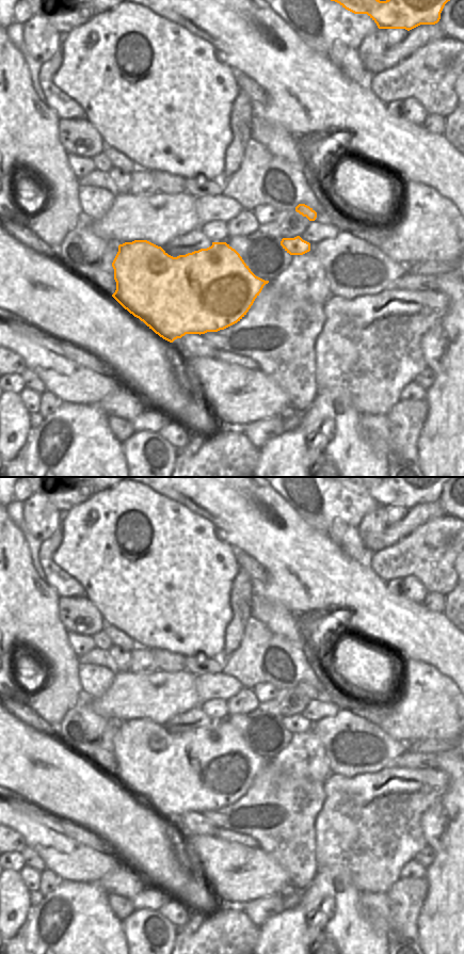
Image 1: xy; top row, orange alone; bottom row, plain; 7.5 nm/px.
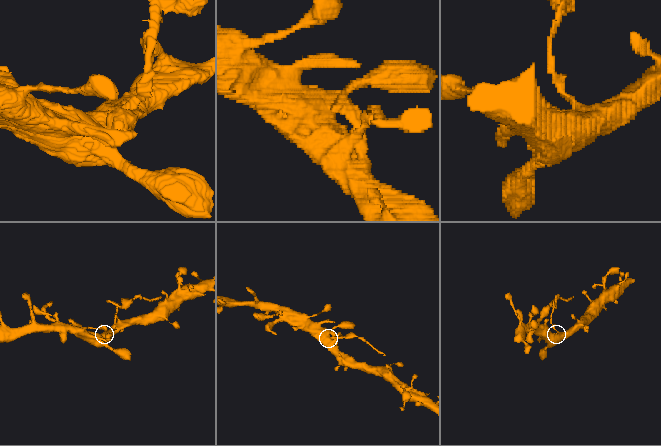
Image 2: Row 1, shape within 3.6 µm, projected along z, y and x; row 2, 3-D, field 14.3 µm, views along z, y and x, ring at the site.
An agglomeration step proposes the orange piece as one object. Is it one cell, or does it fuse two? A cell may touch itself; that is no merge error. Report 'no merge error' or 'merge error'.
merge error

